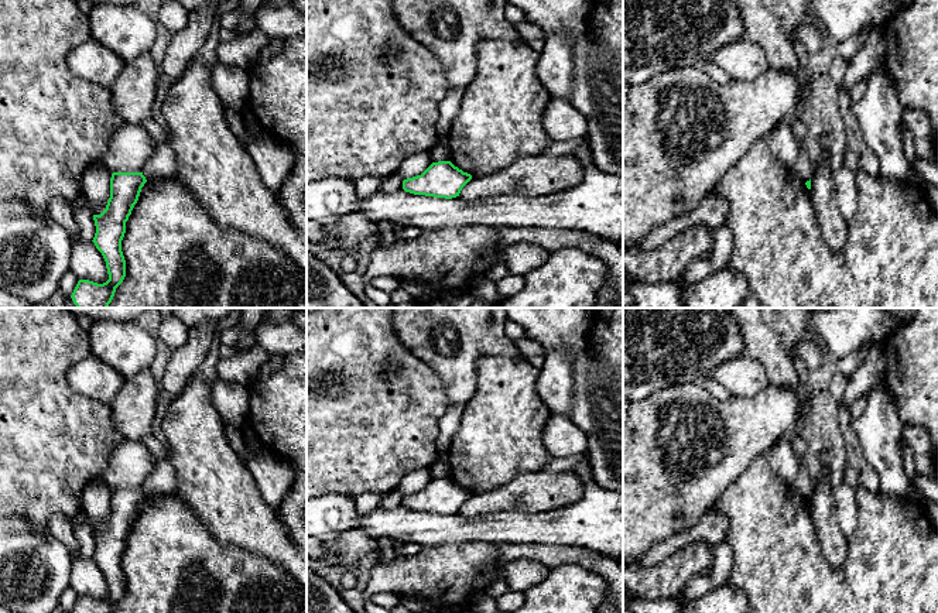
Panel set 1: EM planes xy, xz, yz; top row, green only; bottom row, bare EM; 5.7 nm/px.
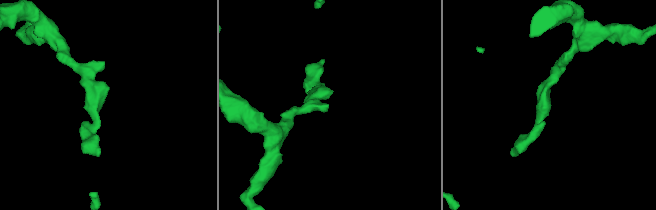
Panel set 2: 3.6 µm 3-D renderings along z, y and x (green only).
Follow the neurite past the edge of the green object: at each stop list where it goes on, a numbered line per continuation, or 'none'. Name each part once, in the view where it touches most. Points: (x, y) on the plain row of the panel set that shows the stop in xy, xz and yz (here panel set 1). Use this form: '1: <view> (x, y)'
none

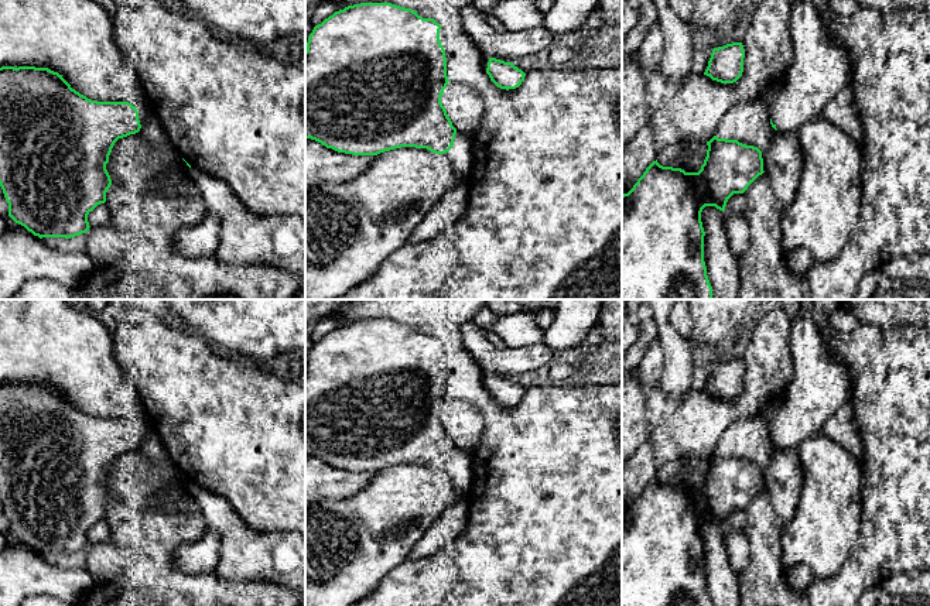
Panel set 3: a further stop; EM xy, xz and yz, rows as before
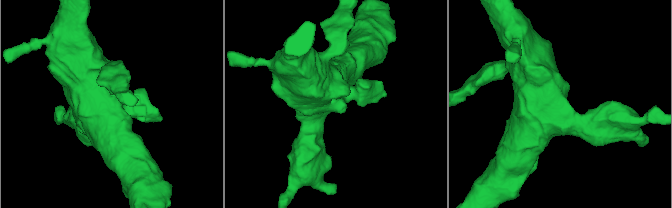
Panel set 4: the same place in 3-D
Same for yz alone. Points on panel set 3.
1: yz (820, 384)

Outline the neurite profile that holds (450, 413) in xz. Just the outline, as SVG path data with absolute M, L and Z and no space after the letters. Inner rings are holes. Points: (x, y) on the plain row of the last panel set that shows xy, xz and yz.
M448 398L441 412L441 420L457 448L465 451L472 458L483 435L483 414L466 401Z

